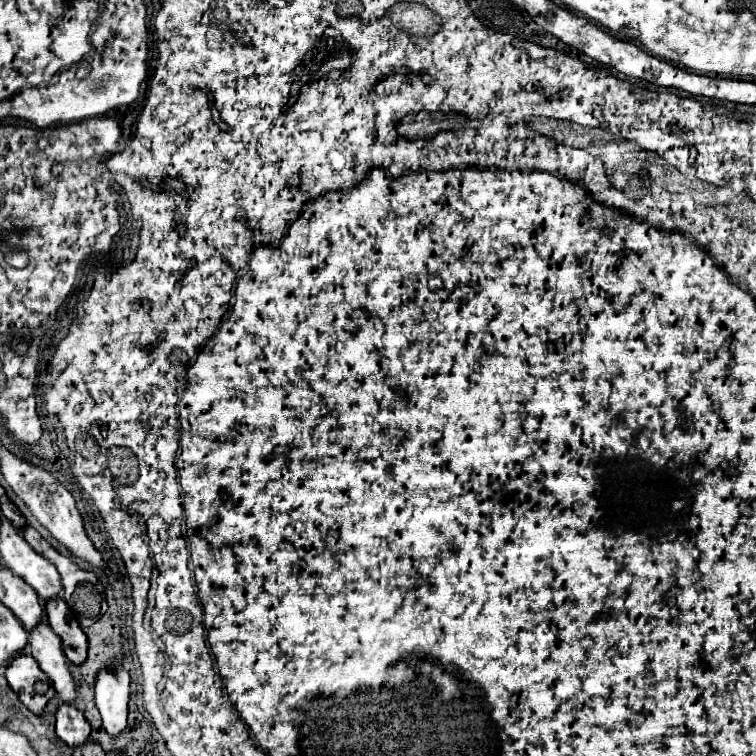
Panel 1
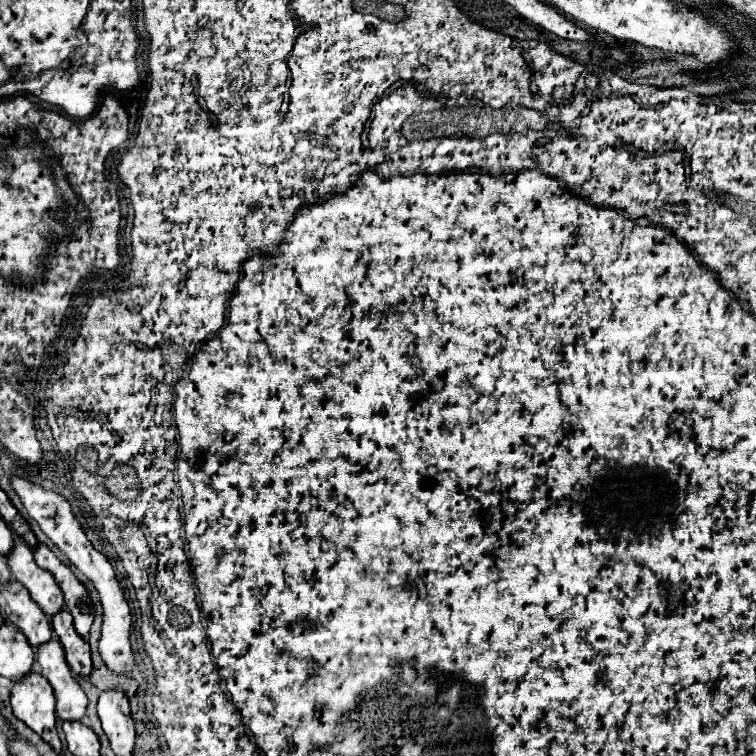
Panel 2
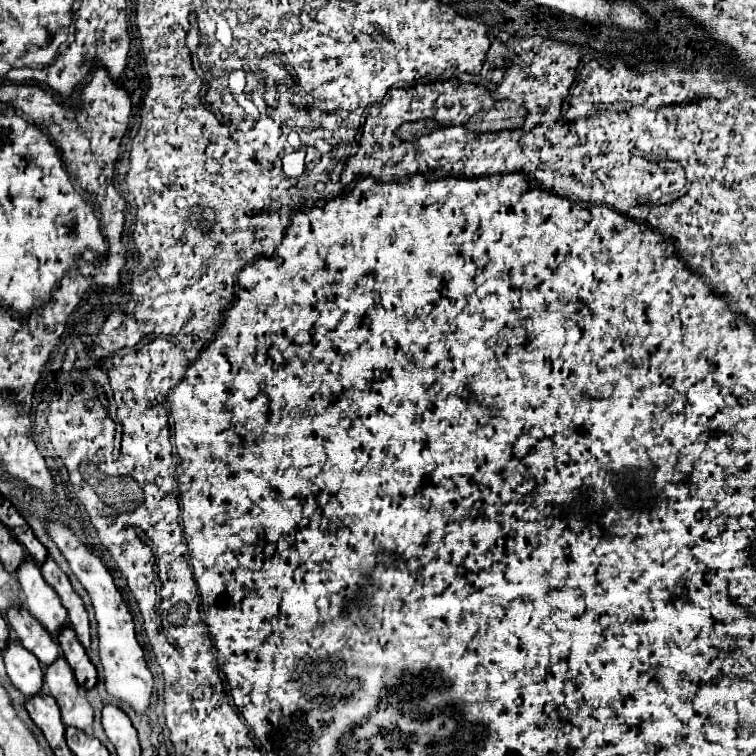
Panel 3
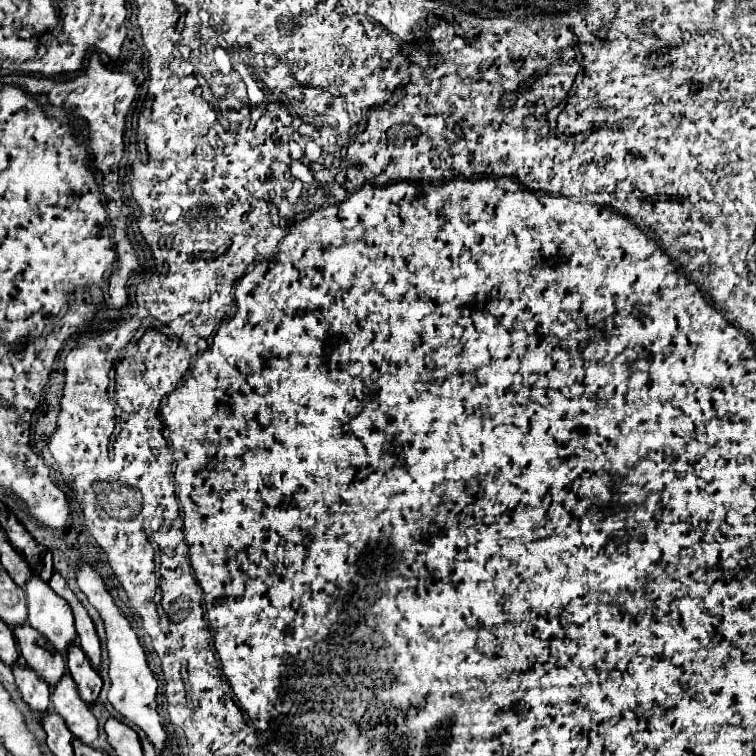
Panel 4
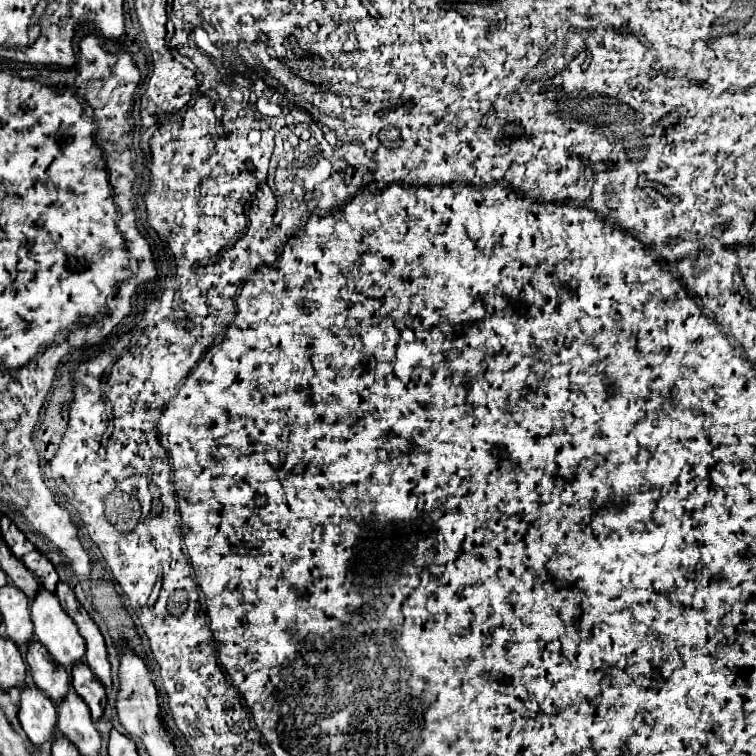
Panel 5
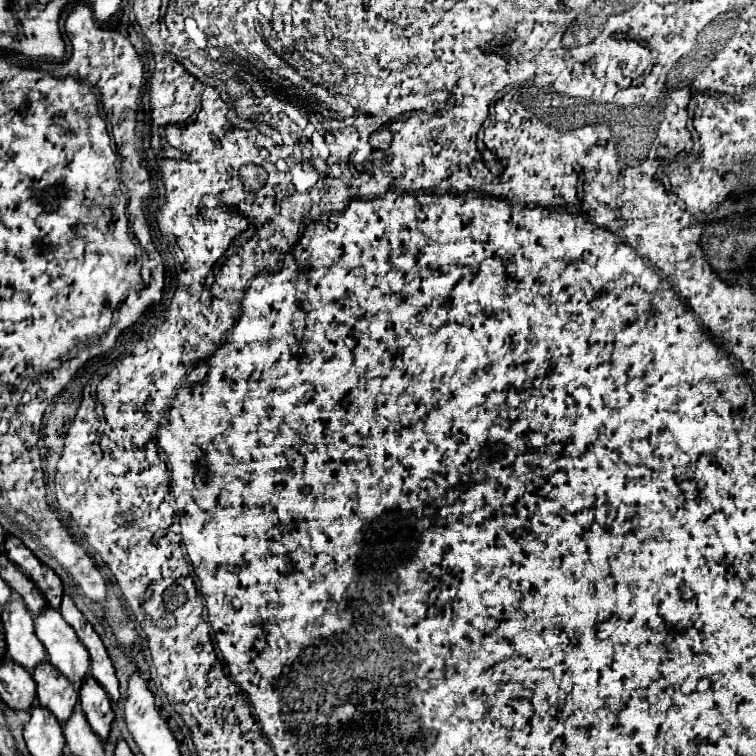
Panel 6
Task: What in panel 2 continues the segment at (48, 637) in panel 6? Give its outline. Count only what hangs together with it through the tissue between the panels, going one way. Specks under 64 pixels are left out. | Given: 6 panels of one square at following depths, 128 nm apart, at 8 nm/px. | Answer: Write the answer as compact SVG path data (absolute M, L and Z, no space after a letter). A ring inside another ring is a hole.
M14 534L14 548L8 554L8 566L14 580L18 580L32 594L32 600L40 606L40 610L48 618L52 618L56 612L62 612L64 602L60 586L56 584L50 572L42 570L36 564L32 548L24 544L16 534Z

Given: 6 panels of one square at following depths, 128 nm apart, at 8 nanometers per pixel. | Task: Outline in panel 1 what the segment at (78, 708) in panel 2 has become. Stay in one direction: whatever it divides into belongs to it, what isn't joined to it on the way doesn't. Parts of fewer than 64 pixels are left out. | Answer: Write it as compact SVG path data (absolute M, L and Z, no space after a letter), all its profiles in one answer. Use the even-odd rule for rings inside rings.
M44 620L42 624L38 624L36 630L30 632L28 638L30 656L38 662L40 670L46 672L46 676L50 678L60 702L74 706L78 688L68 670L68 658L62 650L62 640L58 638L58 634L54 634L50 624Z

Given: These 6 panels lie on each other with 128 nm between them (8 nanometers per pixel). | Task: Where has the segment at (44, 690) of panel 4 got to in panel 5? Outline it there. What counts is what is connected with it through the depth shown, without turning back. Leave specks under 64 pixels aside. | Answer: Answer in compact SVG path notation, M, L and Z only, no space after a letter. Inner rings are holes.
M22 688L20 724L34 746L42 746L44 742L52 742L56 734L56 706L38 690L38 688Z

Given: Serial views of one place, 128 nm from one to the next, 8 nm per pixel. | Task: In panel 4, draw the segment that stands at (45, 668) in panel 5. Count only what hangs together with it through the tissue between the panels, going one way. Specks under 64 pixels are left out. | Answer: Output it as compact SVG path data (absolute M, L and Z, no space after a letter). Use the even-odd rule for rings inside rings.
M28 624L16 626L14 636L18 640L18 648L26 666L34 668L34 672L54 688L66 672L64 658L52 648L52 644L48 644L48 640L44 640L44 636L40 636L40 632L36 632Z

